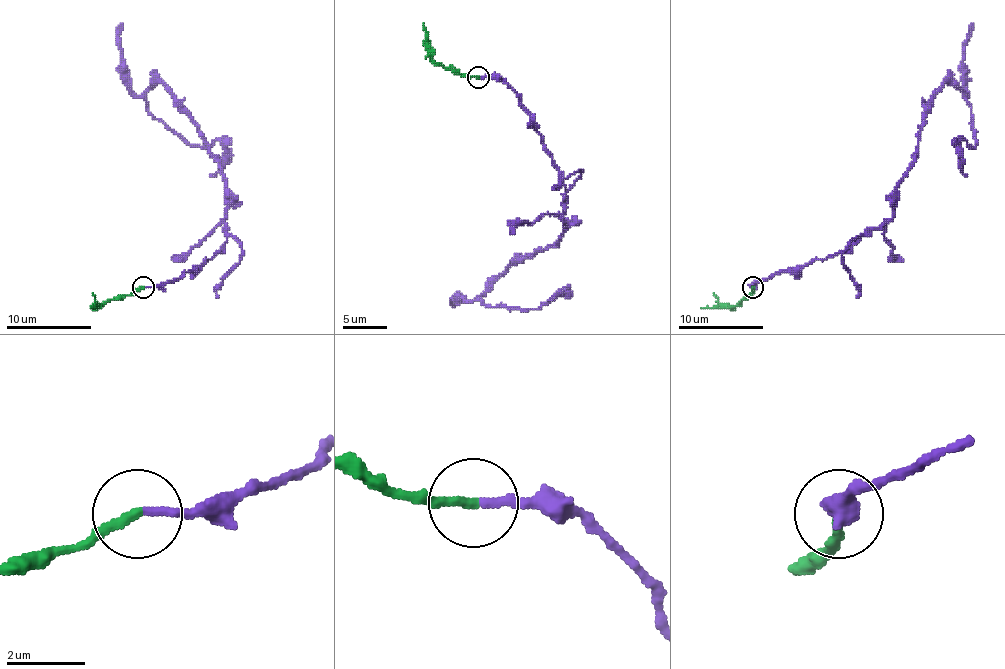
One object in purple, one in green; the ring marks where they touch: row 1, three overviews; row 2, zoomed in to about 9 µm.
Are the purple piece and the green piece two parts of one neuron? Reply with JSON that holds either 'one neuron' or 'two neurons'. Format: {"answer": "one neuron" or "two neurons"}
{"answer": "one neuron"}

